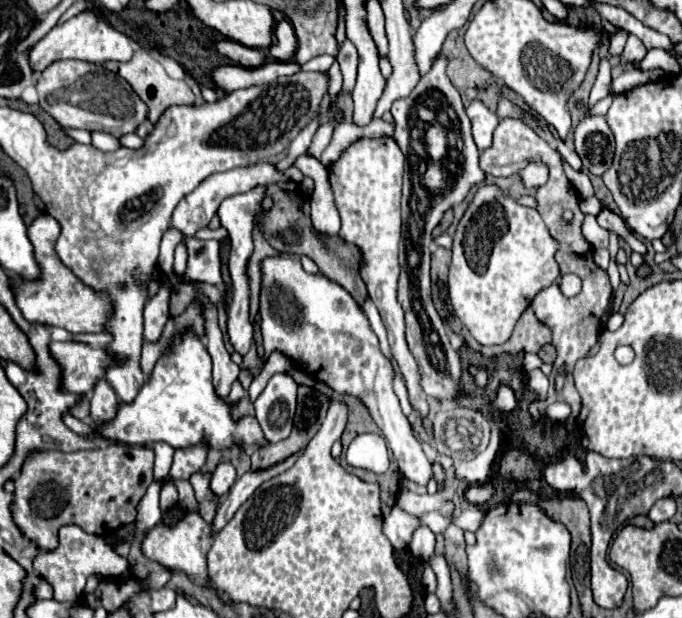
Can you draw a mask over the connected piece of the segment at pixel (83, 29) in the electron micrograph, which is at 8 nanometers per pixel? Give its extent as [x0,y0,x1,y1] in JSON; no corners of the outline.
[30,8,132,73]

